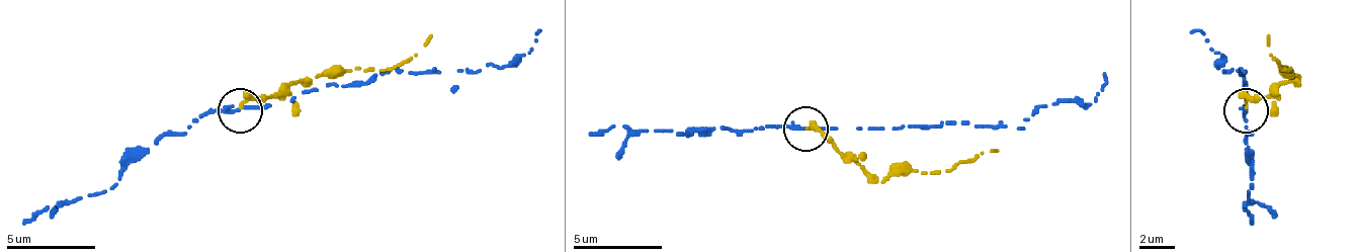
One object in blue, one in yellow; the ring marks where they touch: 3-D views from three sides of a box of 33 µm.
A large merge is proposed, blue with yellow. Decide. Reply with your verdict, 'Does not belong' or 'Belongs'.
Does not belong

